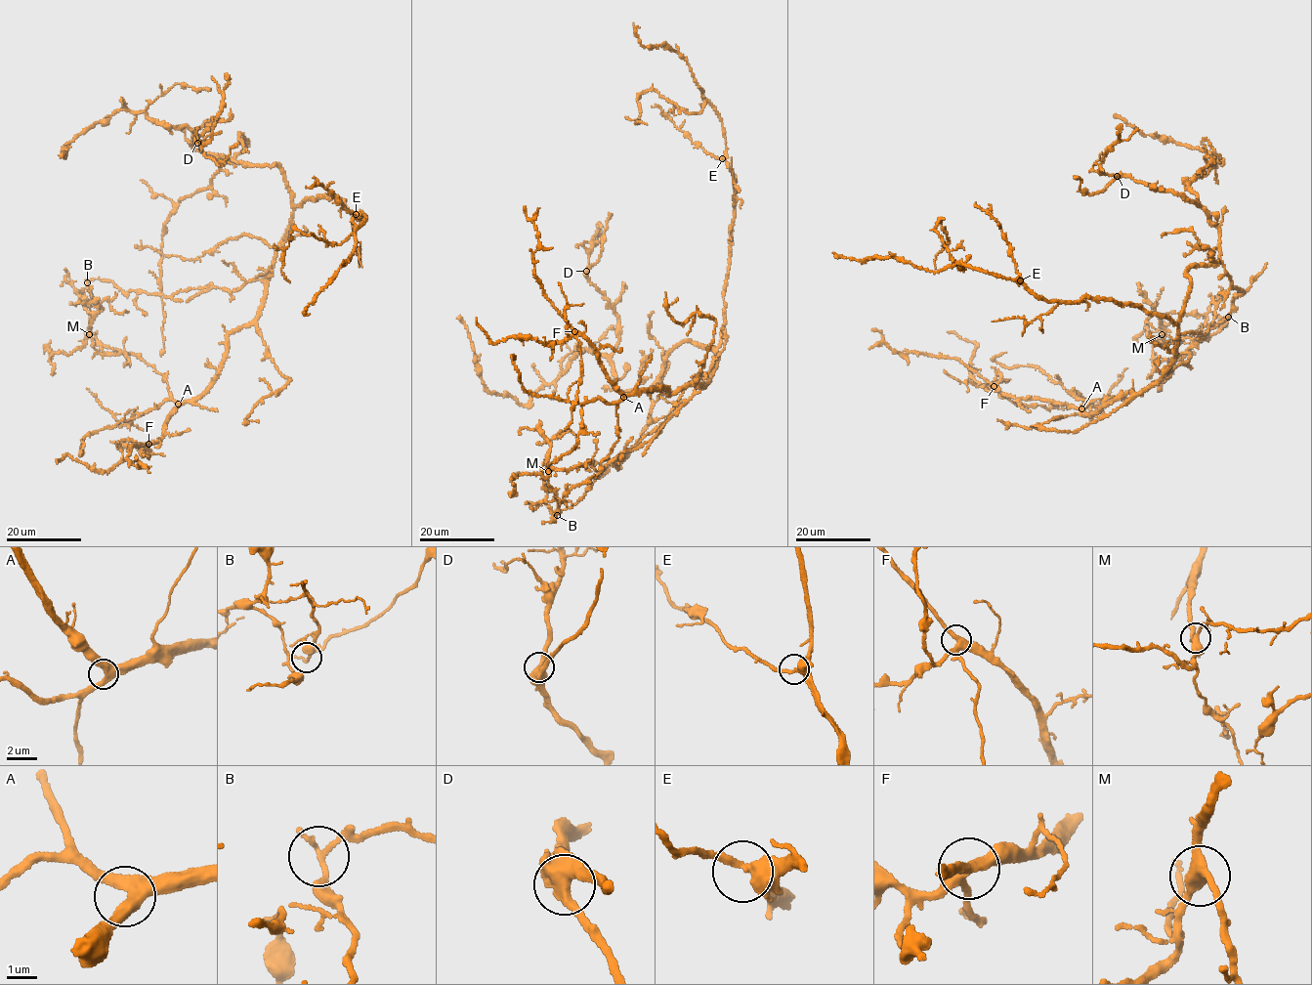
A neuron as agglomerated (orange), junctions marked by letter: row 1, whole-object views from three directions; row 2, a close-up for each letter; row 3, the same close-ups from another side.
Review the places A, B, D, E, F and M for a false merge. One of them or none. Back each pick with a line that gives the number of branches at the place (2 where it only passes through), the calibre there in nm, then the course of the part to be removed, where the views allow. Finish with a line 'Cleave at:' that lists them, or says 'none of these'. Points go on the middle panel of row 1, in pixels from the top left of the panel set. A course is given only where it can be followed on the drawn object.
Cleave at: none of these

